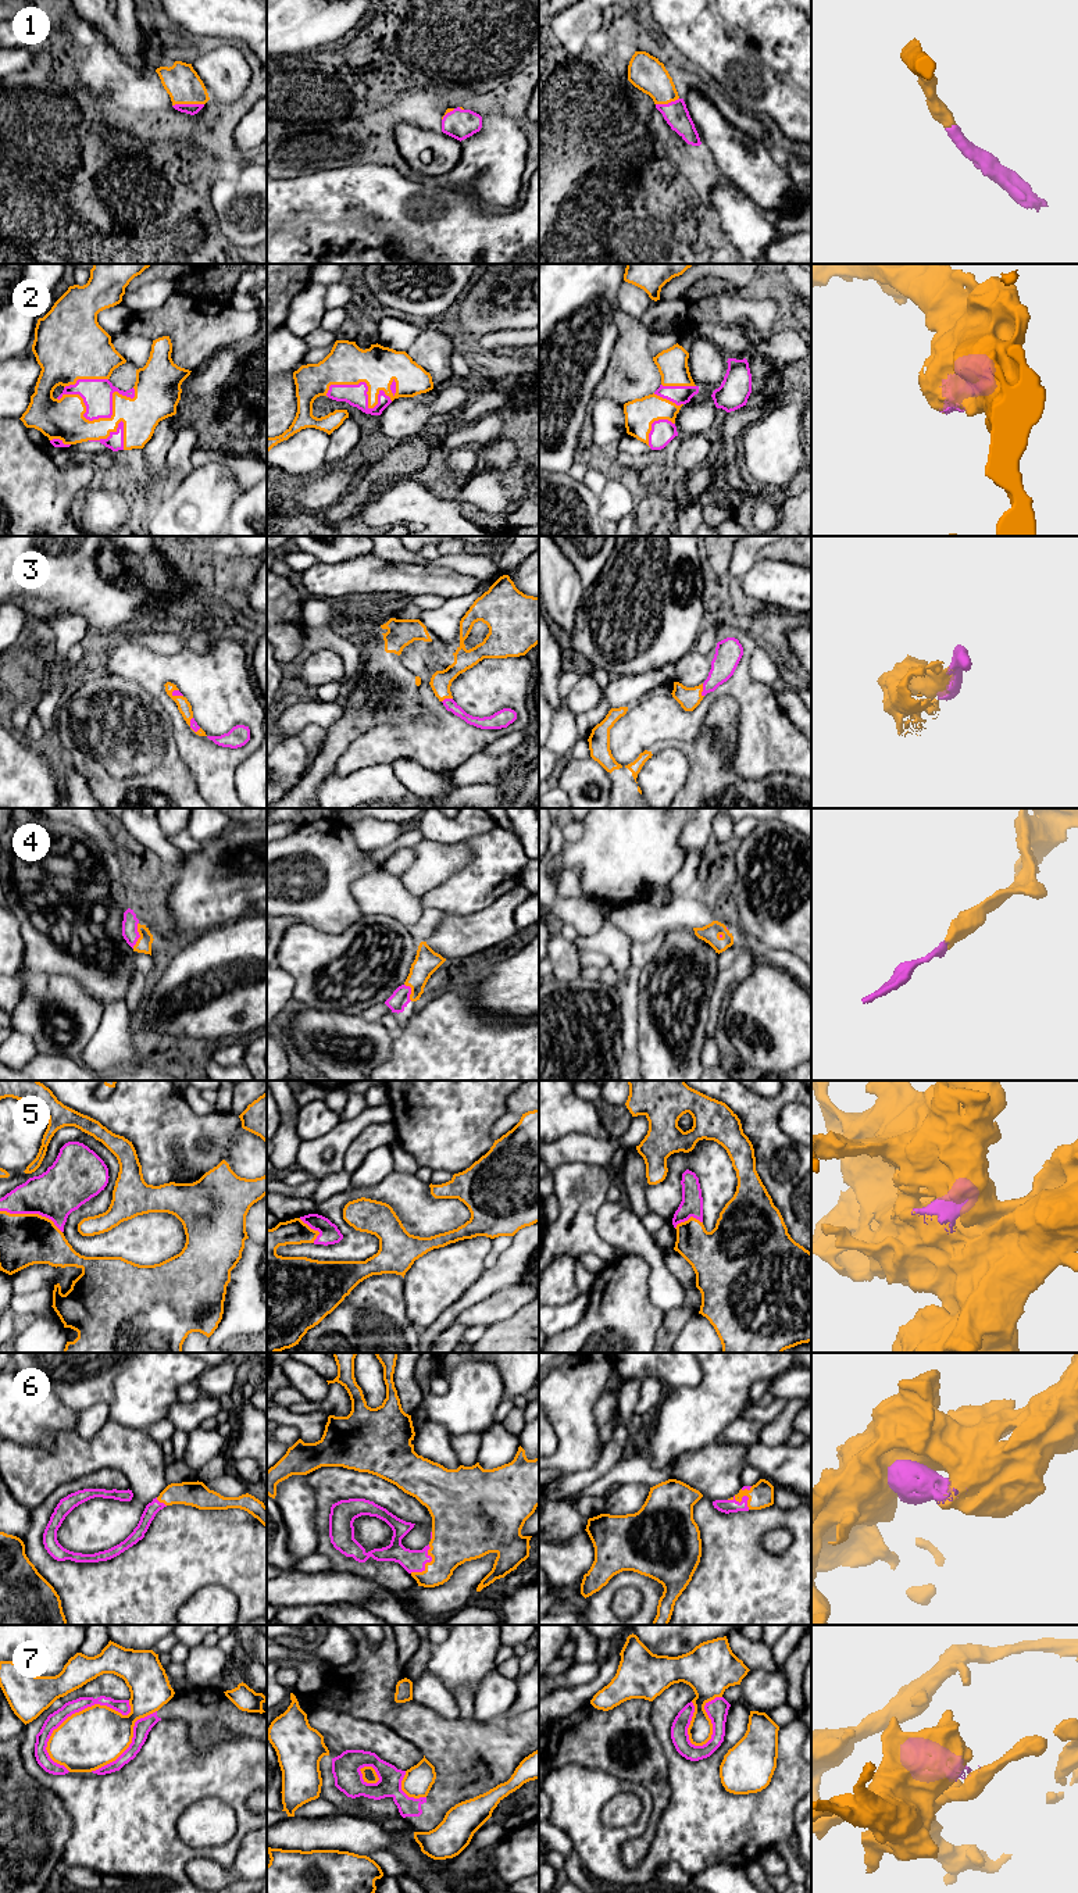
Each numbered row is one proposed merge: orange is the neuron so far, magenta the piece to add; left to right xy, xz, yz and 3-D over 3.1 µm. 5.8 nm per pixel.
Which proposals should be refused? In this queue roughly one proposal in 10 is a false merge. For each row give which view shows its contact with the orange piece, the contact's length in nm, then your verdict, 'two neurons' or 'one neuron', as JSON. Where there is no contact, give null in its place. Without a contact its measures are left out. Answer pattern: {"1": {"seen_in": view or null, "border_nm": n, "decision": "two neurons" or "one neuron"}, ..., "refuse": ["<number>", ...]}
{"1": {"seen_in": "xy", "border_nm": 180, "decision": "one neuron"}, "2": {"seen_in": "xy", "border_nm": 460, "decision": "one neuron"}, "3": {"seen_in": "yz", "border_nm": 80, "decision": "one neuron"}, "4": {"seen_in": "xy", "border_nm": 160, "decision": "one neuron"}, "5": {"seen_in": "xy", "border_nm": 380, "decision": "one neuron"}, "6": {"seen_in": "xz", "border_nm": 200, "decision": "one neuron"}, "7": {"seen_in": "xy", "border_nm": 600, "decision": "two neurons"}, "refuse": ["7"]}

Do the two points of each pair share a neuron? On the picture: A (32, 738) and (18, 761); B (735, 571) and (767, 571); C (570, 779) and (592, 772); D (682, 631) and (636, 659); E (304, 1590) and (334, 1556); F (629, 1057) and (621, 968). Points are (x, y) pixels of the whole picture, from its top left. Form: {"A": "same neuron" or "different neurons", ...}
{"A": "different neurons", "B": "different neurons", "C": "same neuron", "D": "same neuron", "E": "different neurons", "F": "different neurons"}

